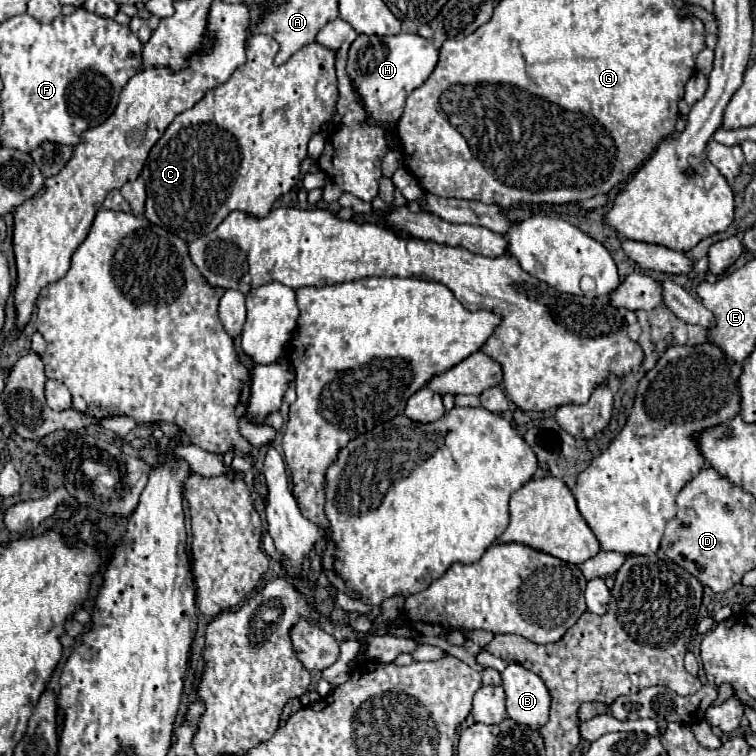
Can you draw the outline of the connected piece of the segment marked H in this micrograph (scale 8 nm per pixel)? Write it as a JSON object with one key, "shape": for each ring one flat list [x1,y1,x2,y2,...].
{"shape":[[397,33,391,37,359,35,349,49,347,73,353,79,355,89,363,97,363,105,367,105,367,121,375,125,397,121,403,113,407,95,431,75,437,59,439,49,433,45,433,41,423,39,417,33]]}

